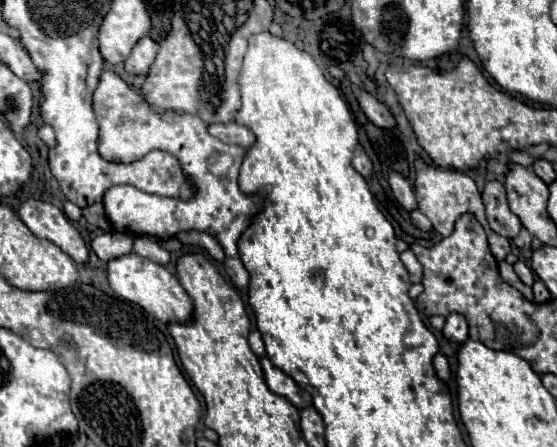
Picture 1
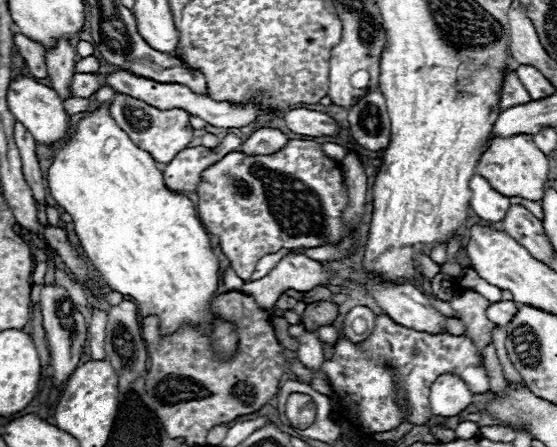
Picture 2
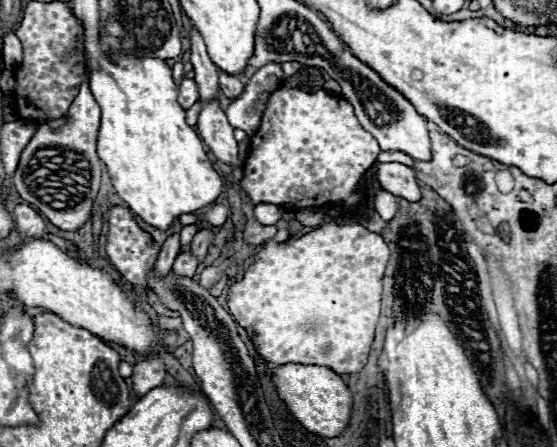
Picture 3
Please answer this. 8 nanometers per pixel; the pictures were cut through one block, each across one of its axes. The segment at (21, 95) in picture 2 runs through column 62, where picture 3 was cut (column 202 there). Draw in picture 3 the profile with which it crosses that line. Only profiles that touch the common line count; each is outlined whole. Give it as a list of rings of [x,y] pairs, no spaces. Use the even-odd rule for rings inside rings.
[[[202,100],[202,104],[204,106],[198,118],[198,132],[204,144],[220,162],[228,164],[230,168],[242,166],[242,160],[238,156],[238,142],[232,136],[234,128],[228,124],[224,110],[218,106],[218,102]]]

